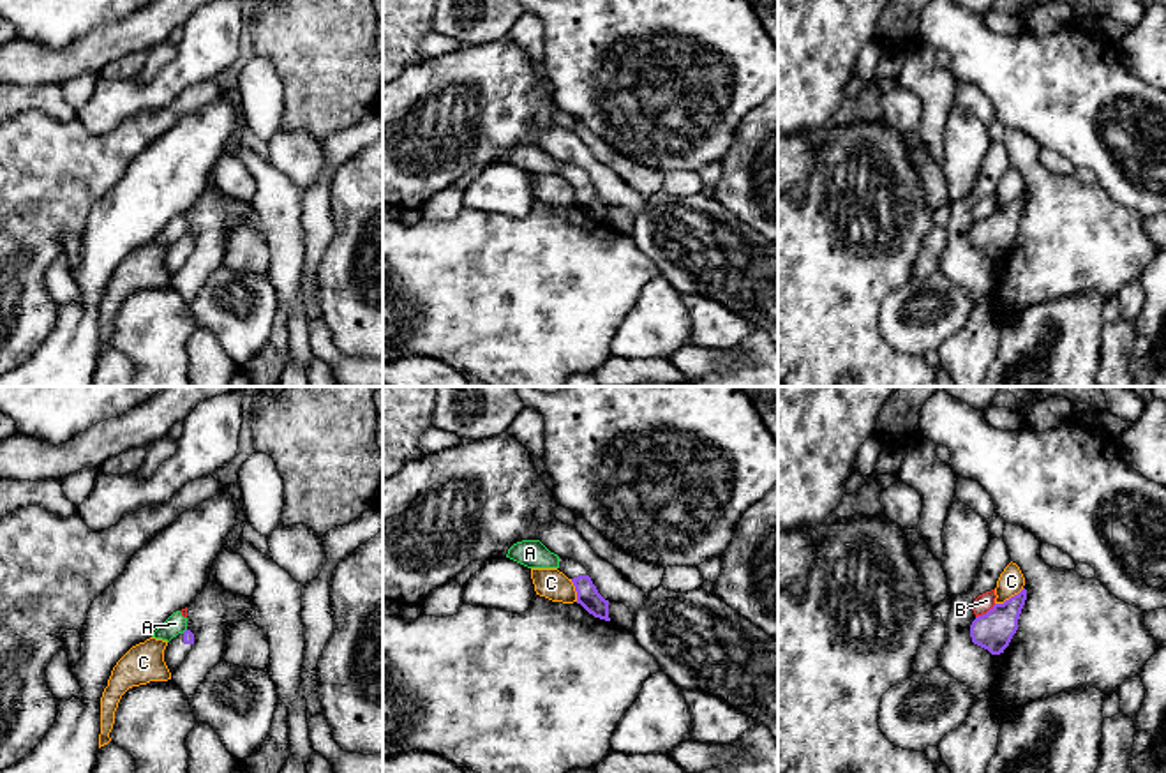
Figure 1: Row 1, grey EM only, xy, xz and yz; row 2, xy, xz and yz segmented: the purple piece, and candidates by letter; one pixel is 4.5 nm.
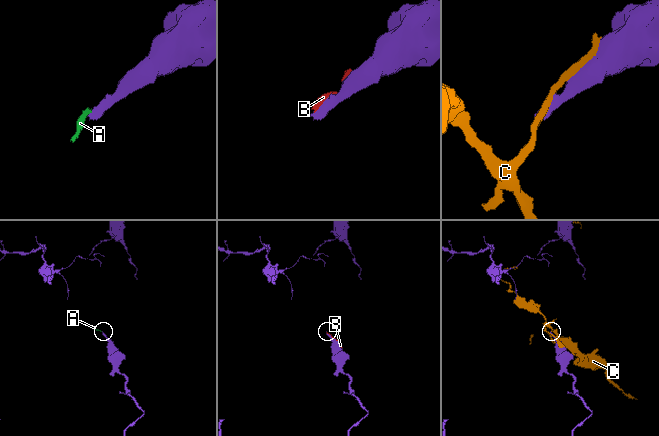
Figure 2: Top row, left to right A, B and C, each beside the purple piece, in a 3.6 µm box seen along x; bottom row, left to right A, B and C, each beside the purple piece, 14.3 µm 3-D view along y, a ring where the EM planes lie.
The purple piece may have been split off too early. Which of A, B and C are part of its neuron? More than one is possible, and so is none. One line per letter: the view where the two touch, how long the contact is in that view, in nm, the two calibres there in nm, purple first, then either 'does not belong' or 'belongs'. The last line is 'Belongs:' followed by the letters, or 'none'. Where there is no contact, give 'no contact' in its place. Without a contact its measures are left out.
A: no contact | does not belong
B: yz | 120 nm | 180/80 nm | does not belong
C: yz | 150 nm | 180/120 nm | does not belong
Belongs: none

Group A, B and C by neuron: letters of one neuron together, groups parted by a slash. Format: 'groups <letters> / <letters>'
groups A B / C

